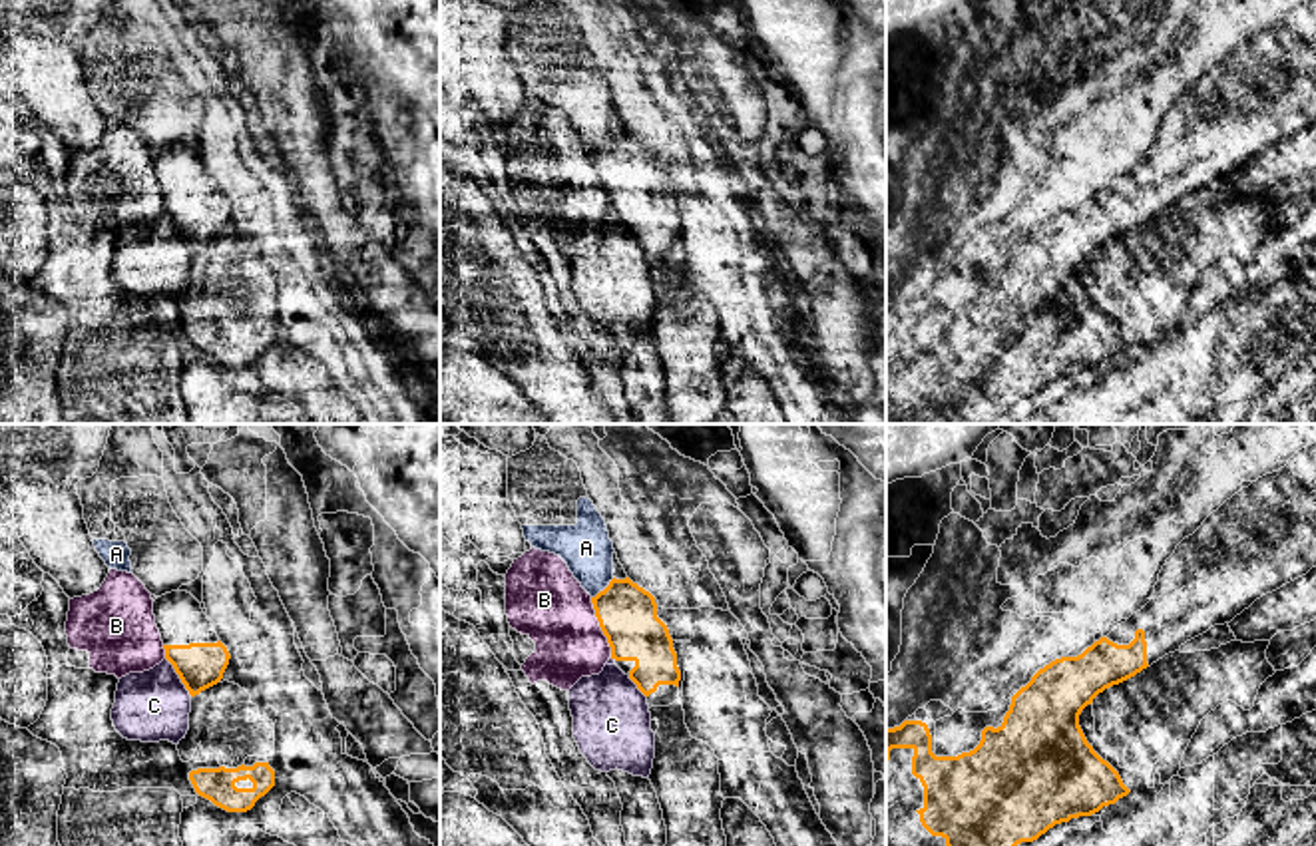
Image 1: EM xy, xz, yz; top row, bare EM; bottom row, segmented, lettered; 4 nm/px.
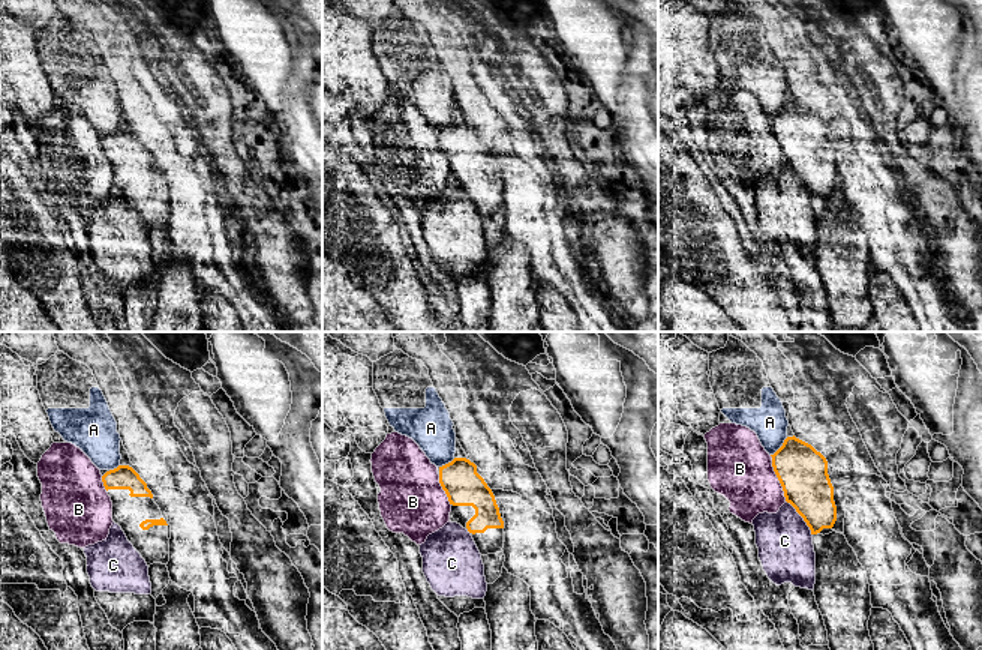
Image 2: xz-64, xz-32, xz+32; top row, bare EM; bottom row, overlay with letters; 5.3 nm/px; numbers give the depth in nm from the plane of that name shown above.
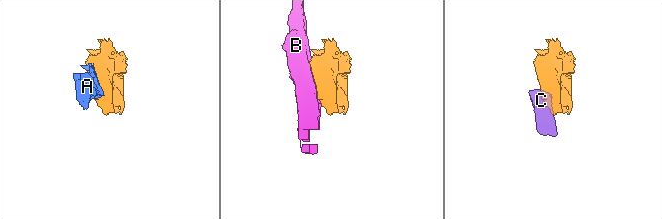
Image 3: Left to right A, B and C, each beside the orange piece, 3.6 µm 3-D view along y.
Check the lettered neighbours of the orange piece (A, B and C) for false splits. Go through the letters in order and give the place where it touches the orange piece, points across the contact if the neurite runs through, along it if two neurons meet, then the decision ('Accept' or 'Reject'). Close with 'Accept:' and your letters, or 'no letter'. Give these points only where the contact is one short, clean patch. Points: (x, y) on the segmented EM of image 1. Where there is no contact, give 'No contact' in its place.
A: Touches orange at xz (604, 590). Reject
B: Touches orange at xz (600, 626). Reject
C: Touches orange at xy (180, 677). Reject
Accept: no letter

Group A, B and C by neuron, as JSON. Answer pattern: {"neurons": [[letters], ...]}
{"neurons": [["A"], ["B"], ["C"]]}

